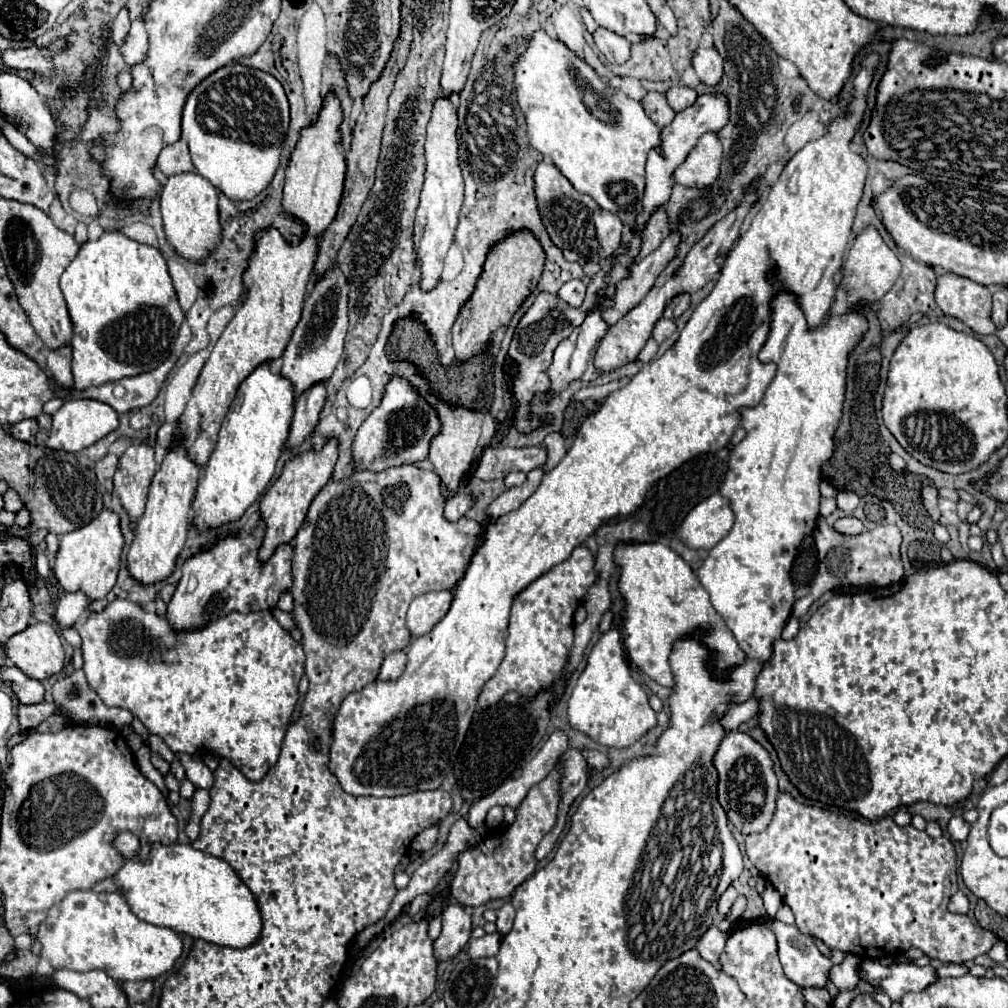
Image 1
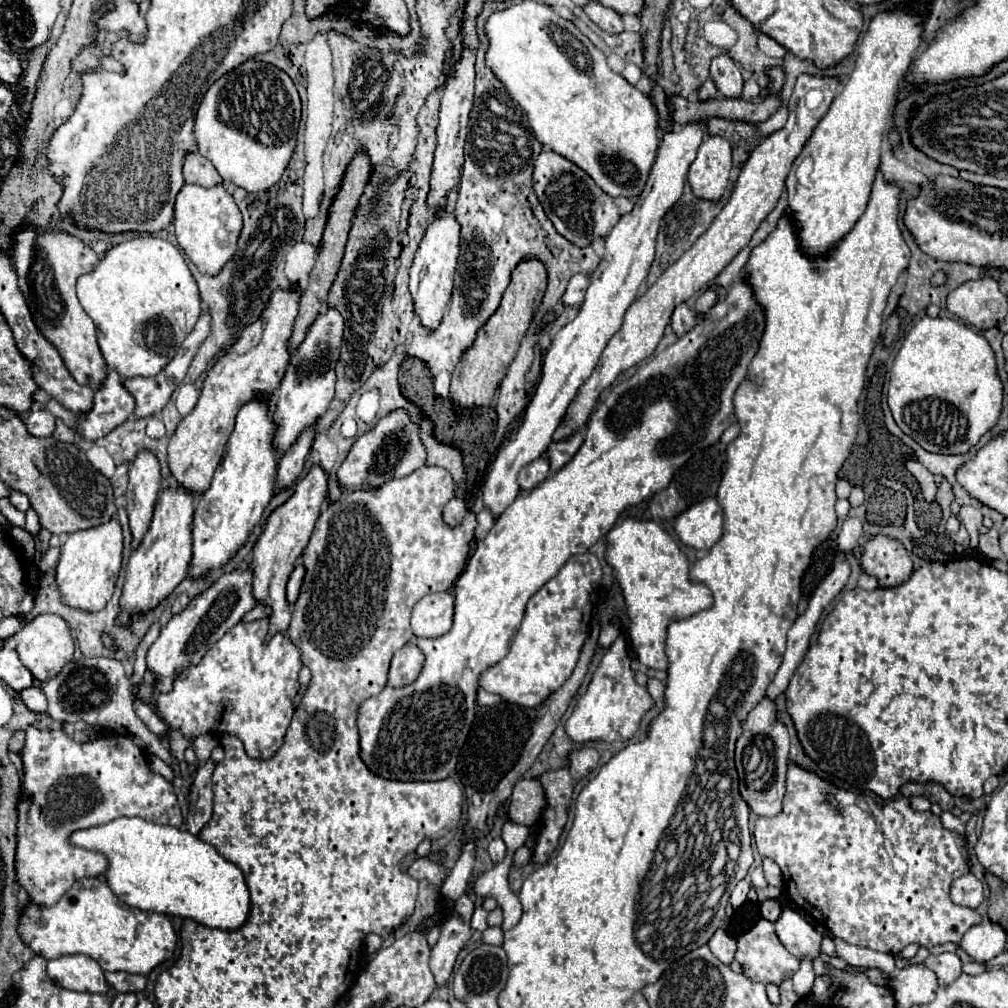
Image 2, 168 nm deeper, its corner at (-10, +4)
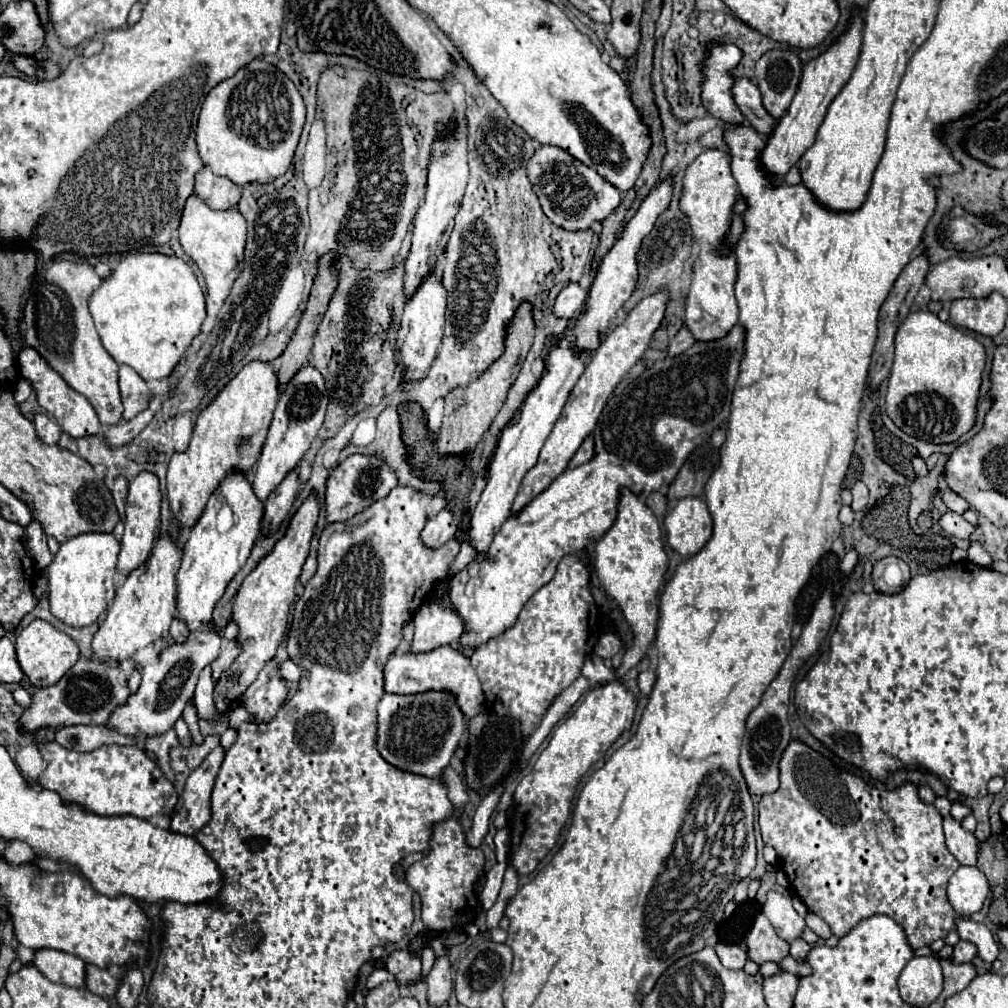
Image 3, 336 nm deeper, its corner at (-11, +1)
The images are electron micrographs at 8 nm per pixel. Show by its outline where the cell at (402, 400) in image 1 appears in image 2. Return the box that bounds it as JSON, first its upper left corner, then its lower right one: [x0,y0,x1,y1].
[336,410,426,492]

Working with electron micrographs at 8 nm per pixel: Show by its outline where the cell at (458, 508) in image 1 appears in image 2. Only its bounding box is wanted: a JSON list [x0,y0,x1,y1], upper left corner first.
[442,498,466,526]

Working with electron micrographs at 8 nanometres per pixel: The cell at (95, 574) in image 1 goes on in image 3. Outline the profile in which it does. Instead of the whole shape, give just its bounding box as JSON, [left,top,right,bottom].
[47,533,119,627]

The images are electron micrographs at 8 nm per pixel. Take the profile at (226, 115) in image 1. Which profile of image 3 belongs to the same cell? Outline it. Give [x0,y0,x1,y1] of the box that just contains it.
[197,59,305,187]

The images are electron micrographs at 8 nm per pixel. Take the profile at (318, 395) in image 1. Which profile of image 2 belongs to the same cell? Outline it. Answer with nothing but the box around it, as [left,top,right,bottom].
[274,426,316,492]

